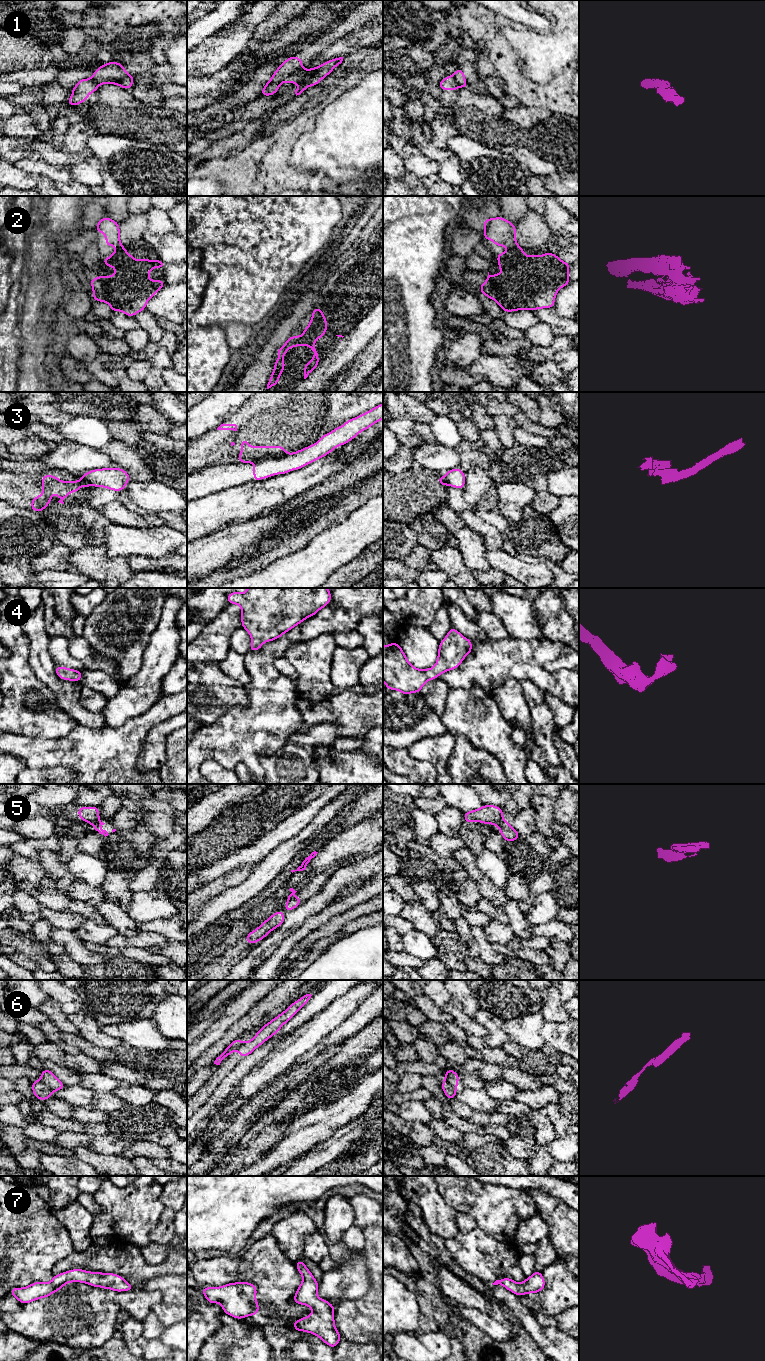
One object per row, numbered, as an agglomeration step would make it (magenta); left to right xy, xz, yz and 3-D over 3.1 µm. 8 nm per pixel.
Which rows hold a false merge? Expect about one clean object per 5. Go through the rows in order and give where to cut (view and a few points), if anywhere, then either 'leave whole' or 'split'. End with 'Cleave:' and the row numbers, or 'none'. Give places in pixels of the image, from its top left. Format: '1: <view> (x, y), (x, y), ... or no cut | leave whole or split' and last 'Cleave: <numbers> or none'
1: xz (301, 68), (289, 74), (283, 80) | split
2: yz (497, 256), (528, 258) | split
3: xz (287, 454), (272, 458) | split
4: no cut | leave whole
5: yz (503, 819), (497, 825) | split
6: xy (39, 1079), (53, 1091) | split
7: no cut | leave whole
Cleave: 1, 2, 3, 5, 6

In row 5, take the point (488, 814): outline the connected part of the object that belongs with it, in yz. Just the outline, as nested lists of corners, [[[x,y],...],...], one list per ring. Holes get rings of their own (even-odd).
[[[484,805],[476,810],[464,813],[464,819],[467,824],[472,821],[478,821],[483,824],[498,825],[503,821],[503,811],[501,807],[495,805]]]

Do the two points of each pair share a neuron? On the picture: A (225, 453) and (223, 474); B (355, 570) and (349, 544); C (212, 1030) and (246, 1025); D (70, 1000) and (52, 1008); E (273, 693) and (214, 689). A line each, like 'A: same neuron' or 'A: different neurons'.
A: different neurons
B: different neurons
C: different neurons
D: different neurons
E: different neurons

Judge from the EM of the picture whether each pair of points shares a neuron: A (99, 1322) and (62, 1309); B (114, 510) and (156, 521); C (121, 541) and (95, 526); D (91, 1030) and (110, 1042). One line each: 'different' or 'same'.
A: same
B: same
C: different
D: same

